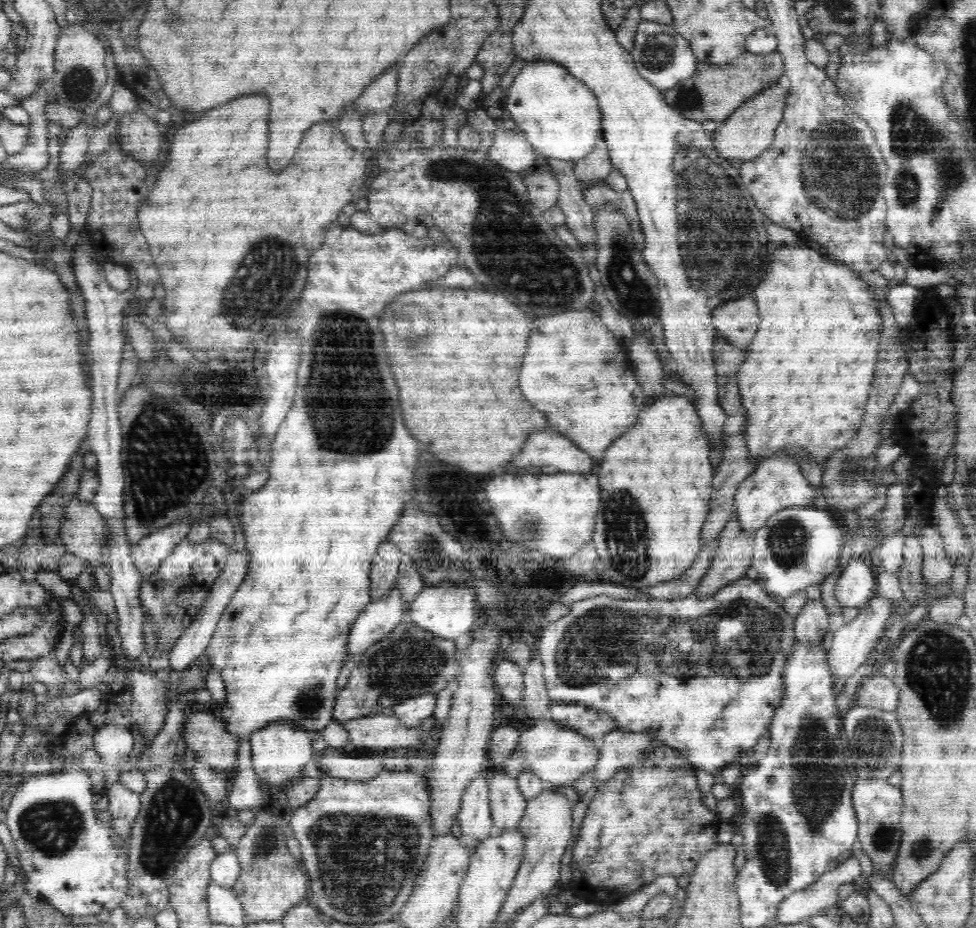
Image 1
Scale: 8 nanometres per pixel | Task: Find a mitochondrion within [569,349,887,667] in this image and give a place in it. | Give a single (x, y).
(628, 535)

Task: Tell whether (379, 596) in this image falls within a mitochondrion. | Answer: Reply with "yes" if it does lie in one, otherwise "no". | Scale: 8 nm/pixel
no

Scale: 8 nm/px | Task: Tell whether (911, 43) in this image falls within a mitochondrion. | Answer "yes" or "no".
no

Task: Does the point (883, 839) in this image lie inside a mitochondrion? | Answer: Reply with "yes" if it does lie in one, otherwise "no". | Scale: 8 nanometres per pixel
yes

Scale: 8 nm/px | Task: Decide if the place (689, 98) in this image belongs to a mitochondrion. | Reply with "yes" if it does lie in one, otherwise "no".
yes

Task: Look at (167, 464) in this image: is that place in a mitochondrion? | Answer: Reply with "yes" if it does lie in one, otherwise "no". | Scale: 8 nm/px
yes

